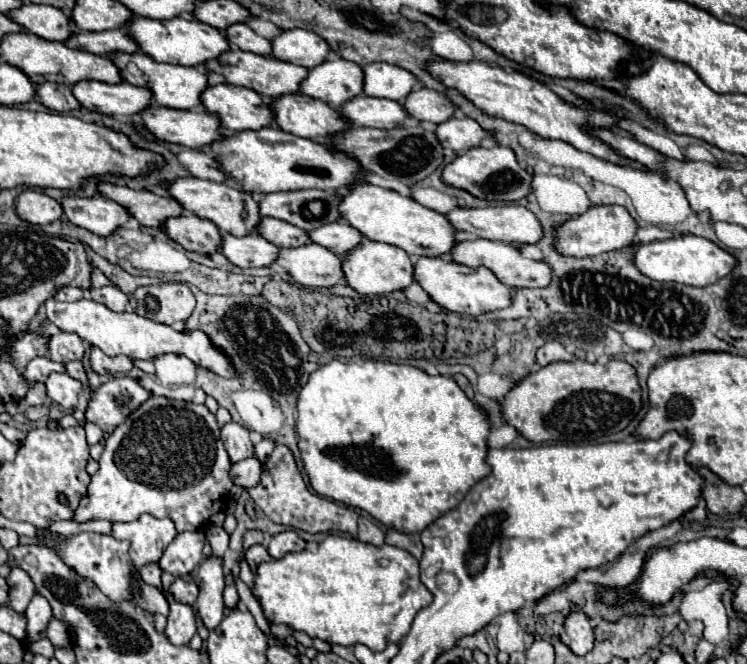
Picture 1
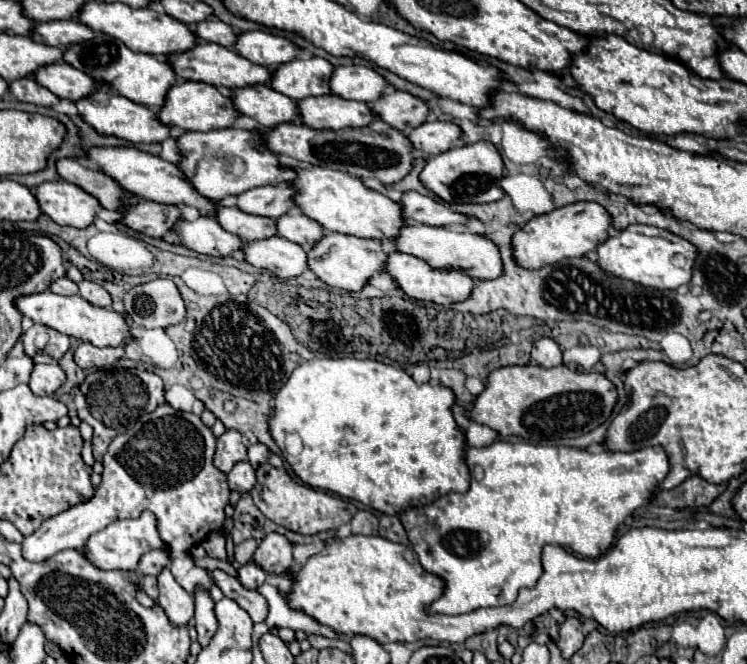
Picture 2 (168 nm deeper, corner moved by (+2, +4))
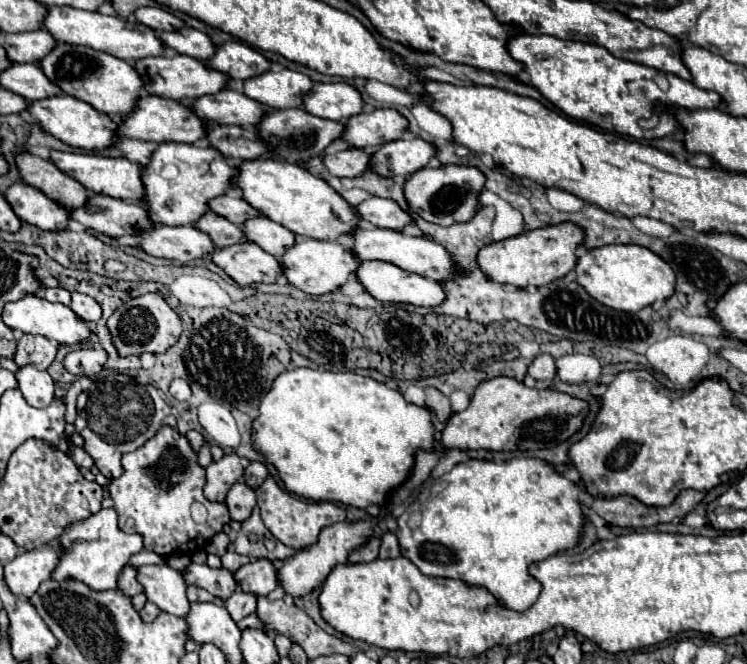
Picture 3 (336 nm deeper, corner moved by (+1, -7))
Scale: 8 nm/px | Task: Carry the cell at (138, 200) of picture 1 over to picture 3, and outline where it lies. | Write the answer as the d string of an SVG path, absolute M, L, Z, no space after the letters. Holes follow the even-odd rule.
M17 153L15 165L23 183L39 189L55 201L63 199L67 207L79 207L79 203L83 203L83 199L87 199L89 195L81 183L71 179L69 175L63 175L51 161L39 159L31 153Z

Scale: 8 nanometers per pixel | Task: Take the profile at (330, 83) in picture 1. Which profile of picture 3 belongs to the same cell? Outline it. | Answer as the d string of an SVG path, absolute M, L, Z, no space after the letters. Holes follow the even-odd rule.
M281 69L269 70L257 77L243 81L243 93L271 109L289 109L301 107L301 97L307 95L313 81L297 71Z

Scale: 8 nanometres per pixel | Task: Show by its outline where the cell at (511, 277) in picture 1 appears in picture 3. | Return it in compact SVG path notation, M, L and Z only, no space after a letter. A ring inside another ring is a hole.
M367 223L357 225L351 233L353 239L353 255L357 259L379 259L379 261L387 261L393 263L405 271L417 273L421 277L433 279L433 281L443 281L447 277L451 277L455 273L451 257L447 255L447 251L443 247L439 247L437 243L431 243L427 237L409 237L391 229L379 229L379 227L371 227Z

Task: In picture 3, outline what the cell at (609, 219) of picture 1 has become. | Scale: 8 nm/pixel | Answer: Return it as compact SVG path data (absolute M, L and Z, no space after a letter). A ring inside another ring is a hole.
M561 223L559 227L543 227L481 247L477 253L477 265L489 281L513 287L541 287L573 271L577 259L575 249L581 245L581 241L583 231L579 231L579 227L575 227L573 223Z

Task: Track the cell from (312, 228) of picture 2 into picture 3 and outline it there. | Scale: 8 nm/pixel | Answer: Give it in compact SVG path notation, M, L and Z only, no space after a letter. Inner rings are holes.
M257 215L247 219L243 225L243 237L251 243L257 243L261 249L265 249L267 253L271 253L273 257L283 255L283 251L287 251L287 247L291 247L291 243L295 243L293 233L287 231L285 227L279 227L279 223L271 223L271 219Z

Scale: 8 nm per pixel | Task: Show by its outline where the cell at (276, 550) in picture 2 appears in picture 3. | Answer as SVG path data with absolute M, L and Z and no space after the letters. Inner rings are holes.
M255 559L243 565L233 573L237 585L245 593L253 593L257 597L271 593L277 587L277 569L267 559Z

